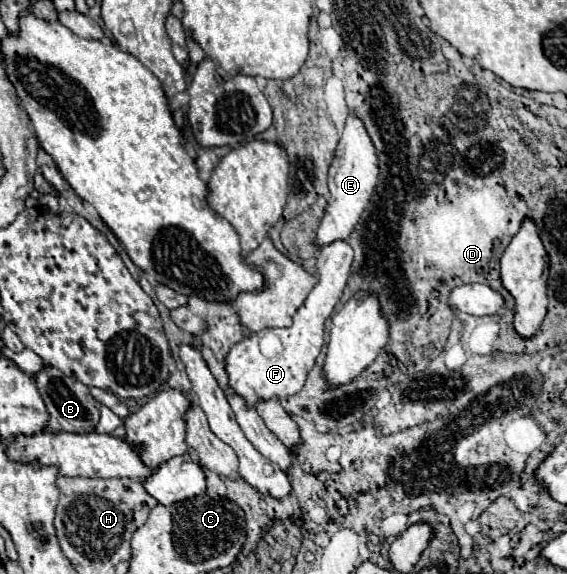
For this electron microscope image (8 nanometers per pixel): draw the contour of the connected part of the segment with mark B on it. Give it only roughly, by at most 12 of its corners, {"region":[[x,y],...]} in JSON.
{"region":[[42,366],[34,384],[48,432],[94,432],[100,412],[90,388]]}

